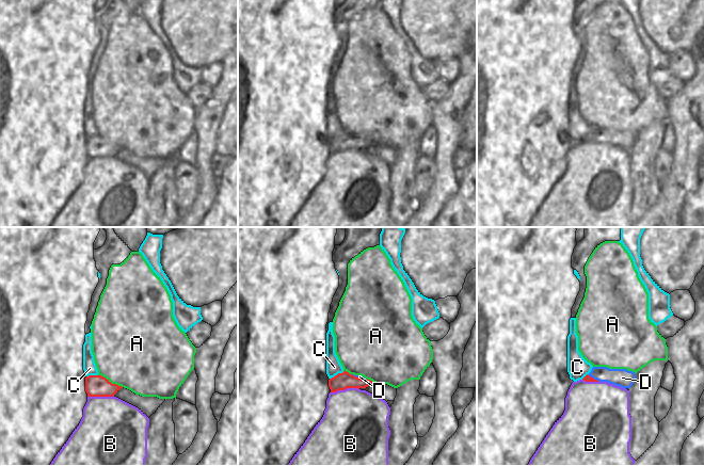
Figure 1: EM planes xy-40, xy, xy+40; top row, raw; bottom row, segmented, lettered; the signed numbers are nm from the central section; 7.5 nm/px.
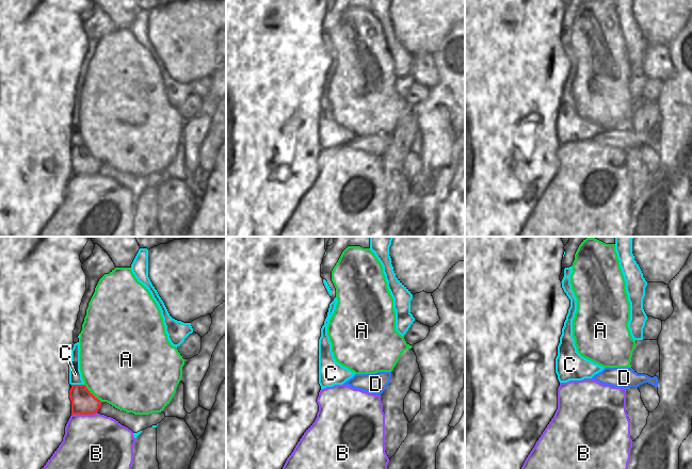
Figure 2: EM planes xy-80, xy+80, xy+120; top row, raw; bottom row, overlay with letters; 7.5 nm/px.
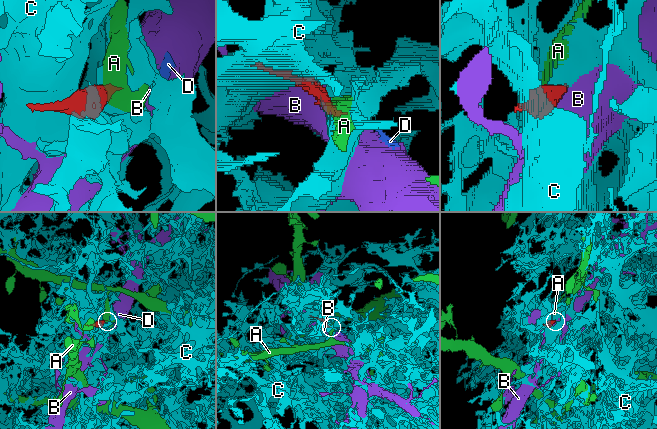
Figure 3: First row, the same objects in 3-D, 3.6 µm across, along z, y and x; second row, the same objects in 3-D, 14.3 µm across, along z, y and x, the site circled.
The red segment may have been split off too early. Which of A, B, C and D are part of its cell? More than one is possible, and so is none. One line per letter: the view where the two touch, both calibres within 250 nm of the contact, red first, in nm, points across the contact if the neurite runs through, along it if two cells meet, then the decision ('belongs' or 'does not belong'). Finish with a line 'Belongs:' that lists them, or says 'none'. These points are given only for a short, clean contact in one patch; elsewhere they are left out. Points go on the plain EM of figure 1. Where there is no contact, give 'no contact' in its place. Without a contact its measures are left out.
A: xy-40 | 160/480 nm | along xy-40 (98, 135), (122, 148) | does not belong
B: xy | 130/460 nm | does not belong
C: xy | 130/120 nm | does not belong
D: xy | 130/20 nm | across xy (342, 142), (358, 139), (360, 138) | belongs
Belongs: D

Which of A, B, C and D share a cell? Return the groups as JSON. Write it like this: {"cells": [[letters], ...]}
{"cells": [["A"], ["B"], ["C"], ["D"]]}

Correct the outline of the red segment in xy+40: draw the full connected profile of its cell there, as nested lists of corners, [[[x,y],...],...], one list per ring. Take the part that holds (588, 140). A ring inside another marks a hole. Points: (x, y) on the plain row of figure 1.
[[[593,128],[583,140],[586,143],[607,143],[622,149],[630,149],[636,142],[636,134],[626,130],[609,130],[607,128]]]

